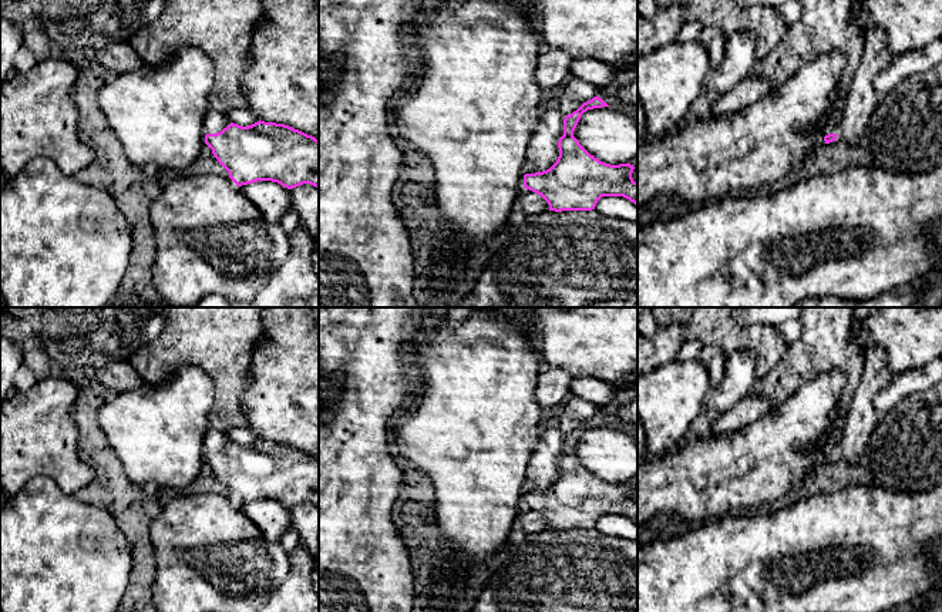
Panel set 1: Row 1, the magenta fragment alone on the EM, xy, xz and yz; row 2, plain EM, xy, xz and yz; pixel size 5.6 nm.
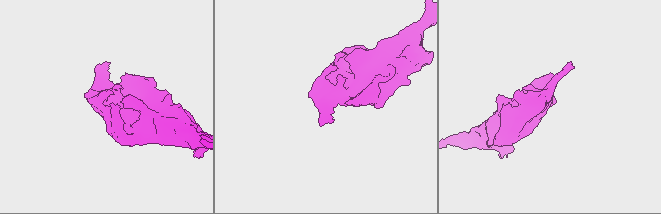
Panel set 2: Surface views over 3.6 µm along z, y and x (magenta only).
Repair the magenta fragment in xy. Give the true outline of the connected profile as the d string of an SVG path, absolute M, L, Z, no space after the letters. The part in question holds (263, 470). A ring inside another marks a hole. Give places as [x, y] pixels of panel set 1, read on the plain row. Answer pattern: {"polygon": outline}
{"polygon": "M258 440L242 445L231 441L216 453L206 453L205 463L238 504L272 500L292 508L303 502L319 507L319 460L285 443Z"}

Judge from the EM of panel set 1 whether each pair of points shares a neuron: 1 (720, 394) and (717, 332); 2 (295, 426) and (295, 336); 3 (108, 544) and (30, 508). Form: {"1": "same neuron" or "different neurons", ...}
{"1": "different neurons", "2": "same neuron", "3": "same neuron"}

